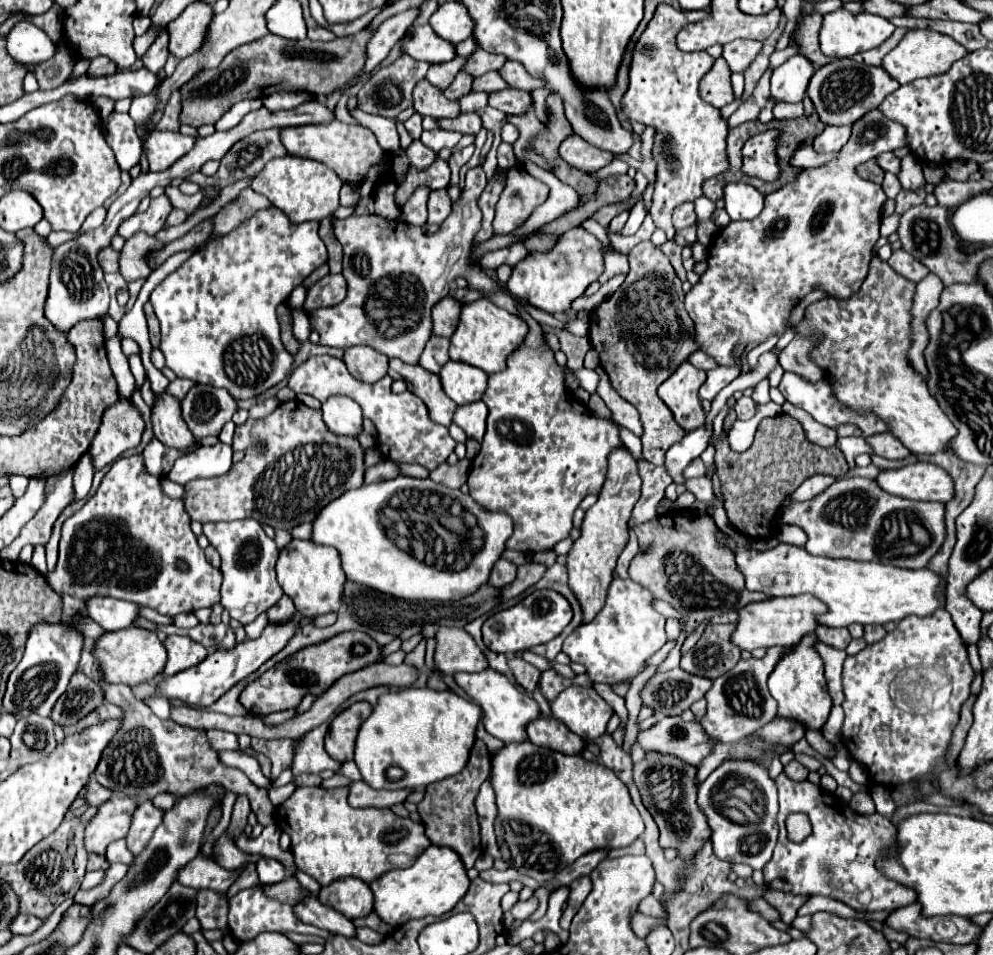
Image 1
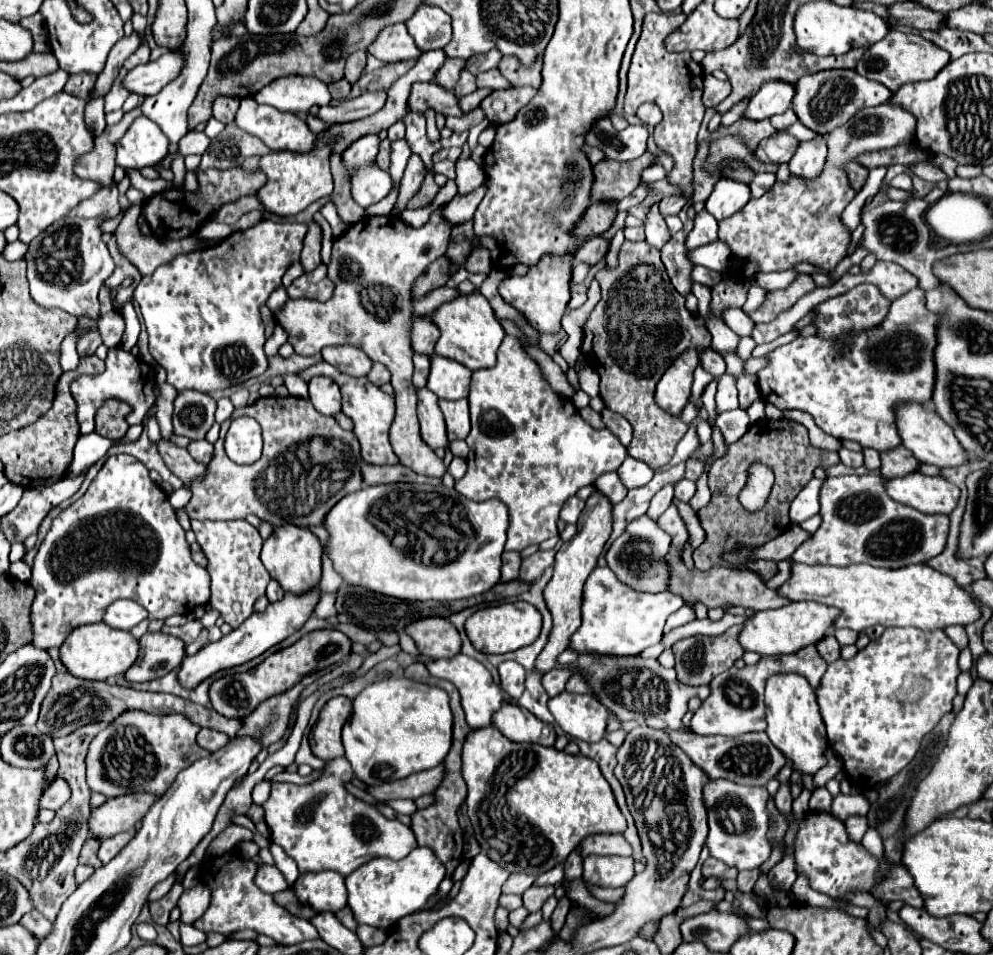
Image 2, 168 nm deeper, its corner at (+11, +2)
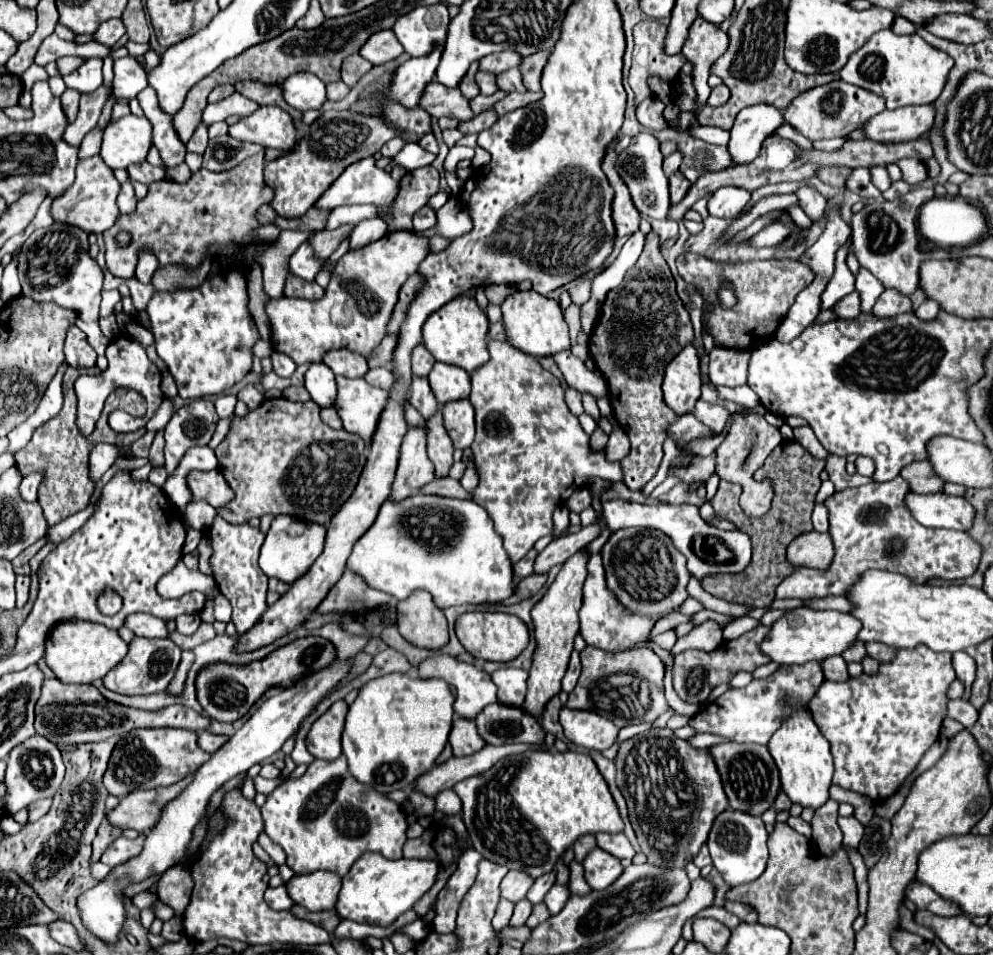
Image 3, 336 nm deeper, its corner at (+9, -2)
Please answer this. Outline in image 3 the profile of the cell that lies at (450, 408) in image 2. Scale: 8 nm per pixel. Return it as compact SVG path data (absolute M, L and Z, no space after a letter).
M468 399L450 401L442 405L444 429L448 431L456 449L466 449L474 441L474 407Z

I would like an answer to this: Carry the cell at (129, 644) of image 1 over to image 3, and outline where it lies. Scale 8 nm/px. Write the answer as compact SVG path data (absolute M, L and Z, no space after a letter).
M82 619L58 623L44 641L44 661L62 683L92 683L102 679L126 657L126 651L128 643L124 643L114 629Z

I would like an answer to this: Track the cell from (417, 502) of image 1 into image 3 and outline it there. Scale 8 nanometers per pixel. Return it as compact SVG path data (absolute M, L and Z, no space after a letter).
M414 495L406 503L386 501L374 525L356 541L354 551L346 563L354 573L362 575L370 587L390 593L396 599L406 599L412 591L424 589L434 597L440 609L452 605L484 605L500 603L514 593L512 563L502 547L502 537L494 531L494 523L486 509L474 501L460 501L436 495Z

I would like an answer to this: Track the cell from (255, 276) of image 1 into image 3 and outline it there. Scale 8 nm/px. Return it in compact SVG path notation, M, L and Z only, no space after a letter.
M224 271L194 291L156 291L146 311L152 319L156 351L174 375L182 399L222 393L250 371L252 345L260 335L248 313L246 279L240 273Z

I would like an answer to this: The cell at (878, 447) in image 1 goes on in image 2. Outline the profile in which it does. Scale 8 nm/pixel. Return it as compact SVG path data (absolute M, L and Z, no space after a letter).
M902 445L882 451L880 461L882 461L880 471L884 477L900 477L918 469L918 459Z

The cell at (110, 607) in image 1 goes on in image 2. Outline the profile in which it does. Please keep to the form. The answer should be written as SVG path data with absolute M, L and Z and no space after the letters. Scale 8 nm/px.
M118 599L118 601L114 601L114 603L110 603L106 607L104 623L110 625L110 627L114 627L114 629L130 631L134 625L138 625L146 617L148 617L148 613L136 601Z

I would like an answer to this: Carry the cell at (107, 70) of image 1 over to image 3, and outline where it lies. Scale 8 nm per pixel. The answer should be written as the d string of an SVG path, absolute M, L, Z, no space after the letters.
M70 89L64 91L64 95L62 95L62 109L64 109L64 113L66 113L68 123L72 123L72 121L76 119L76 113L78 113L78 101L80 101L78 91L70 91Z

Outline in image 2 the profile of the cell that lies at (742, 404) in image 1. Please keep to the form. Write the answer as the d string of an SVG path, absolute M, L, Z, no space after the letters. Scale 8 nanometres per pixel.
M734 409L734 411L724 411L718 415L716 419L716 427L720 427L720 431L726 437L726 443L734 443L736 439L740 439L748 427L750 427L750 419L748 413L742 409Z

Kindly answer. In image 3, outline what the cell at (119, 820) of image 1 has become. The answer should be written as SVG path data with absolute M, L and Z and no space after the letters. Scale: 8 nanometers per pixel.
M188 775L186 779L168 787L158 787L152 791L138 789L124 795L118 807L108 813L110 823L120 829L136 829L138 833L148 833L158 823L166 803L176 799L192 783L192 777L194 775Z

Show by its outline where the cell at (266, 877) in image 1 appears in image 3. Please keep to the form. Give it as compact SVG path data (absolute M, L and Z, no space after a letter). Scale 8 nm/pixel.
M284 887L266 889L264 899L266 899L266 903L268 903L272 909L276 909L276 911L288 911L288 909L292 909L292 905L294 905L294 901L290 899L290 895L286 893Z

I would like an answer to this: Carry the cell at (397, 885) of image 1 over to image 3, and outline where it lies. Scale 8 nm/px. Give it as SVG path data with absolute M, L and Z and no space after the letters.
M364 853L352 869L342 877L342 889L338 893L336 911L342 919L356 923L388 927L398 915L412 909L418 899L434 885L438 863L432 859L398 859L390 861L378 853Z

